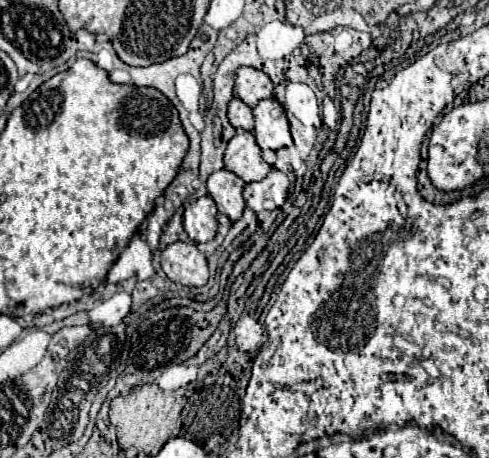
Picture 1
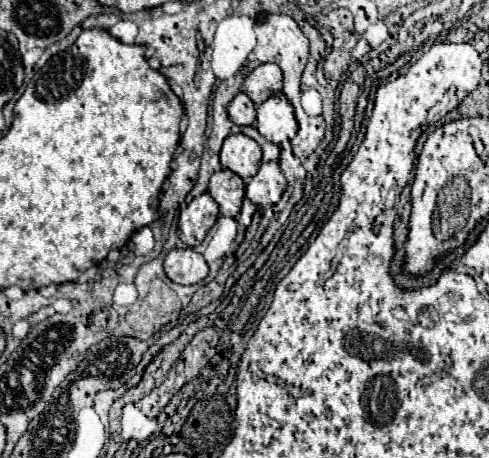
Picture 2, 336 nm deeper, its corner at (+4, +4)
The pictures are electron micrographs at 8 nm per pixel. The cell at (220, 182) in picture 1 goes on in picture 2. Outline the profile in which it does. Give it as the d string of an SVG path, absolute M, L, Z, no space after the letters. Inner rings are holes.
M223 169L211 177L207 193L217 201L221 215L237 217L245 197L245 183L233 171Z

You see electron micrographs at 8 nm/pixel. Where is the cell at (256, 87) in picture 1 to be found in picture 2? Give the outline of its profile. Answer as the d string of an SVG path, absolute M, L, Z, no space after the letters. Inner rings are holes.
M275 63L259 65L245 77L245 93L251 97L255 105L281 93L281 87L283 87L283 73Z

